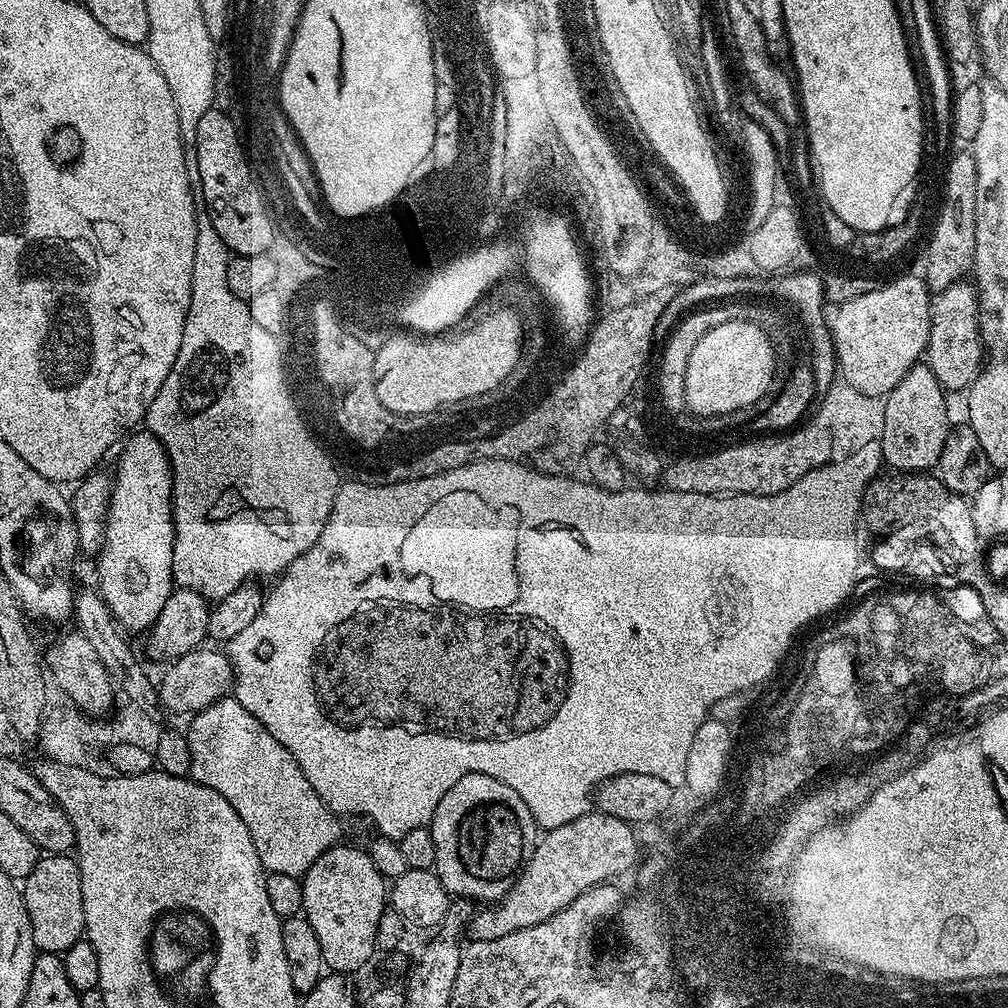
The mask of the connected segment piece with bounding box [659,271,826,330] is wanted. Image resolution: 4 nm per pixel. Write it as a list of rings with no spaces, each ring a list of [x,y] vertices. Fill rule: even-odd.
[[[797,271],[795,274],[785,274],[785,275],[778,275],[775,278],[753,278],[750,276],[740,276],[740,277],[726,277],[726,276],[714,276],[712,277],[711,280],[707,280],[706,282],[694,282],[693,285],[686,286],[685,289],[682,289],[679,294],[675,298],[673,298],[673,301],[670,302],[669,305],[666,306],[665,308],[665,313],[663,315],[663,319],[659,322],[659,327],[664,330],[671,330],[676,327],[677,324],[680,323],[681,319],[685,316],[688,315],[689,312],[699,309],[701,306],[708,306],[711,305],[713,302],[732,302],[735,301],[737,298],[744,298],[740,296],[761,296],[762,299],[764,300],[781,300],[782,303],[784,304],[789,304],[790,307],[792,308],[800,308],[804,304],[804,320],[806,323],[809,324],[809,326],[815,326],[818,324],[823,324],[825,323],[826,316],[824,317],[824,308],[826,309],[826,295],[823,290],[823,284],[820,281],[819,277],[816,276],[815,273],[809,272],[809,271]]]

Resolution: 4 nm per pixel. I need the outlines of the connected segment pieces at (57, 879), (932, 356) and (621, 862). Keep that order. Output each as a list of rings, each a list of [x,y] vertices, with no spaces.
[[[44,854],[40,861],[30,870],[30,874],[22,882],[26,914],[30,914],[30,926],[34,934],[34,942],[41,952],[62,954],[74,942],[84,936],[84,911],[82,910],[82,878],[80,865],[68,854]]]
[[[961,282],[951,284],[939,295],[930,318],[930,334],[926,349],[928,369],[938,378],[945,393],[963,393],[976,380],[981,365],[986,358],[982,349],[979,328],[979,298],[975,283]]]
[[[589,810],[582,818],[566,822],[566,826],[547,829],[537,839],[528,865],[520,871],[520,877],[510,891],[491,906],[481,907],[475,913],[466,929],[467,939],[474,941],[506,938],[506,934],[514,934],[519,928],[538,926],[538,922],[546,922],[554,914],[570,906],[570,902],[574,902],[574,898],[578,898],[586,890],[615,881],[615,876],[620,876],[623,872],[632,872],[642,856],[642,848],[640,850],[640,844],[636,841],[636,832],[637,829],[625,820],[619,820],[599,810]]]

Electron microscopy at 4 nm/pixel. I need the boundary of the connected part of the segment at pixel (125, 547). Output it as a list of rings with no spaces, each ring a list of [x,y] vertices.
[[[147,430],[133,431],[119,452],[108,522],[104,525],[104,545],[94,560],[94,584],[121,629],[144,634],[155,624],[158,614],[162,614],[162,606],[166,606],[166,598],[170,598],[174,590],[172,463],[162,442]]]

